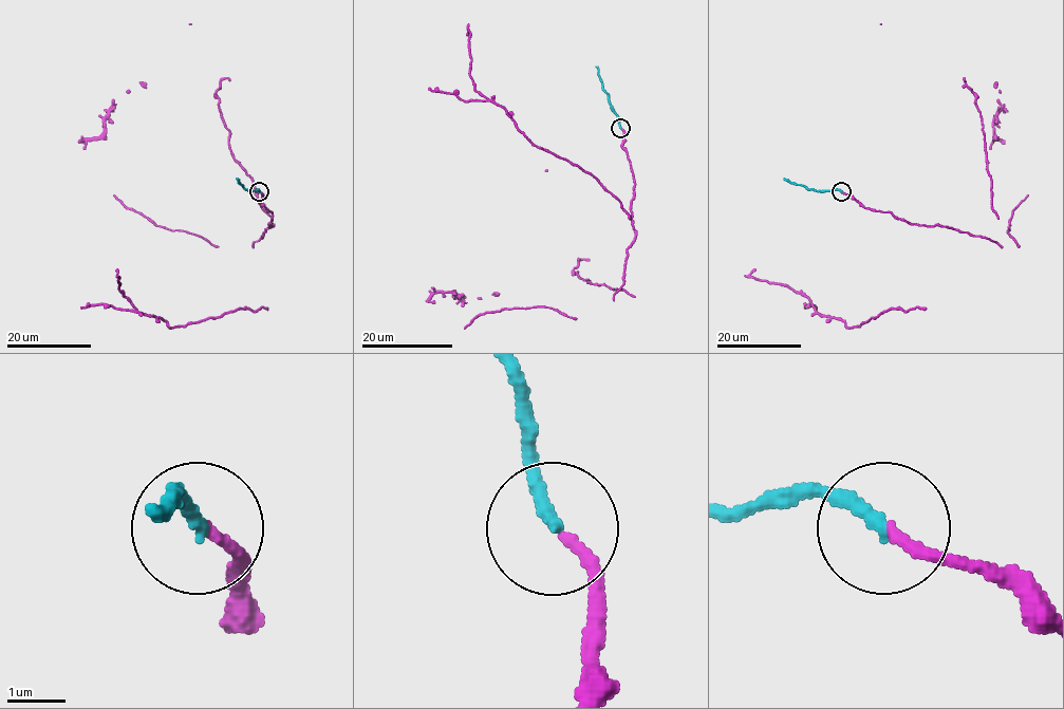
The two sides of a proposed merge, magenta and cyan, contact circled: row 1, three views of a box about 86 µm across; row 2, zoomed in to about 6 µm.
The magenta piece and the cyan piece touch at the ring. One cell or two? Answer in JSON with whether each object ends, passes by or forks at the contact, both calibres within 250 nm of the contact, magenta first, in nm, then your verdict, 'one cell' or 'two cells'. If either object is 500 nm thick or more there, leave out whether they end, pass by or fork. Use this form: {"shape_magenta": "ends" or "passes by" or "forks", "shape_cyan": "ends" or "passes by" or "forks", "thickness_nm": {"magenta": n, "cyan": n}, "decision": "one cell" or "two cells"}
{"shape_magenta": "ends", "shape_cyan": "ends", "thickness_nm": {"magenta": 190, "cyan": 240}, "decision": "one cell"}

